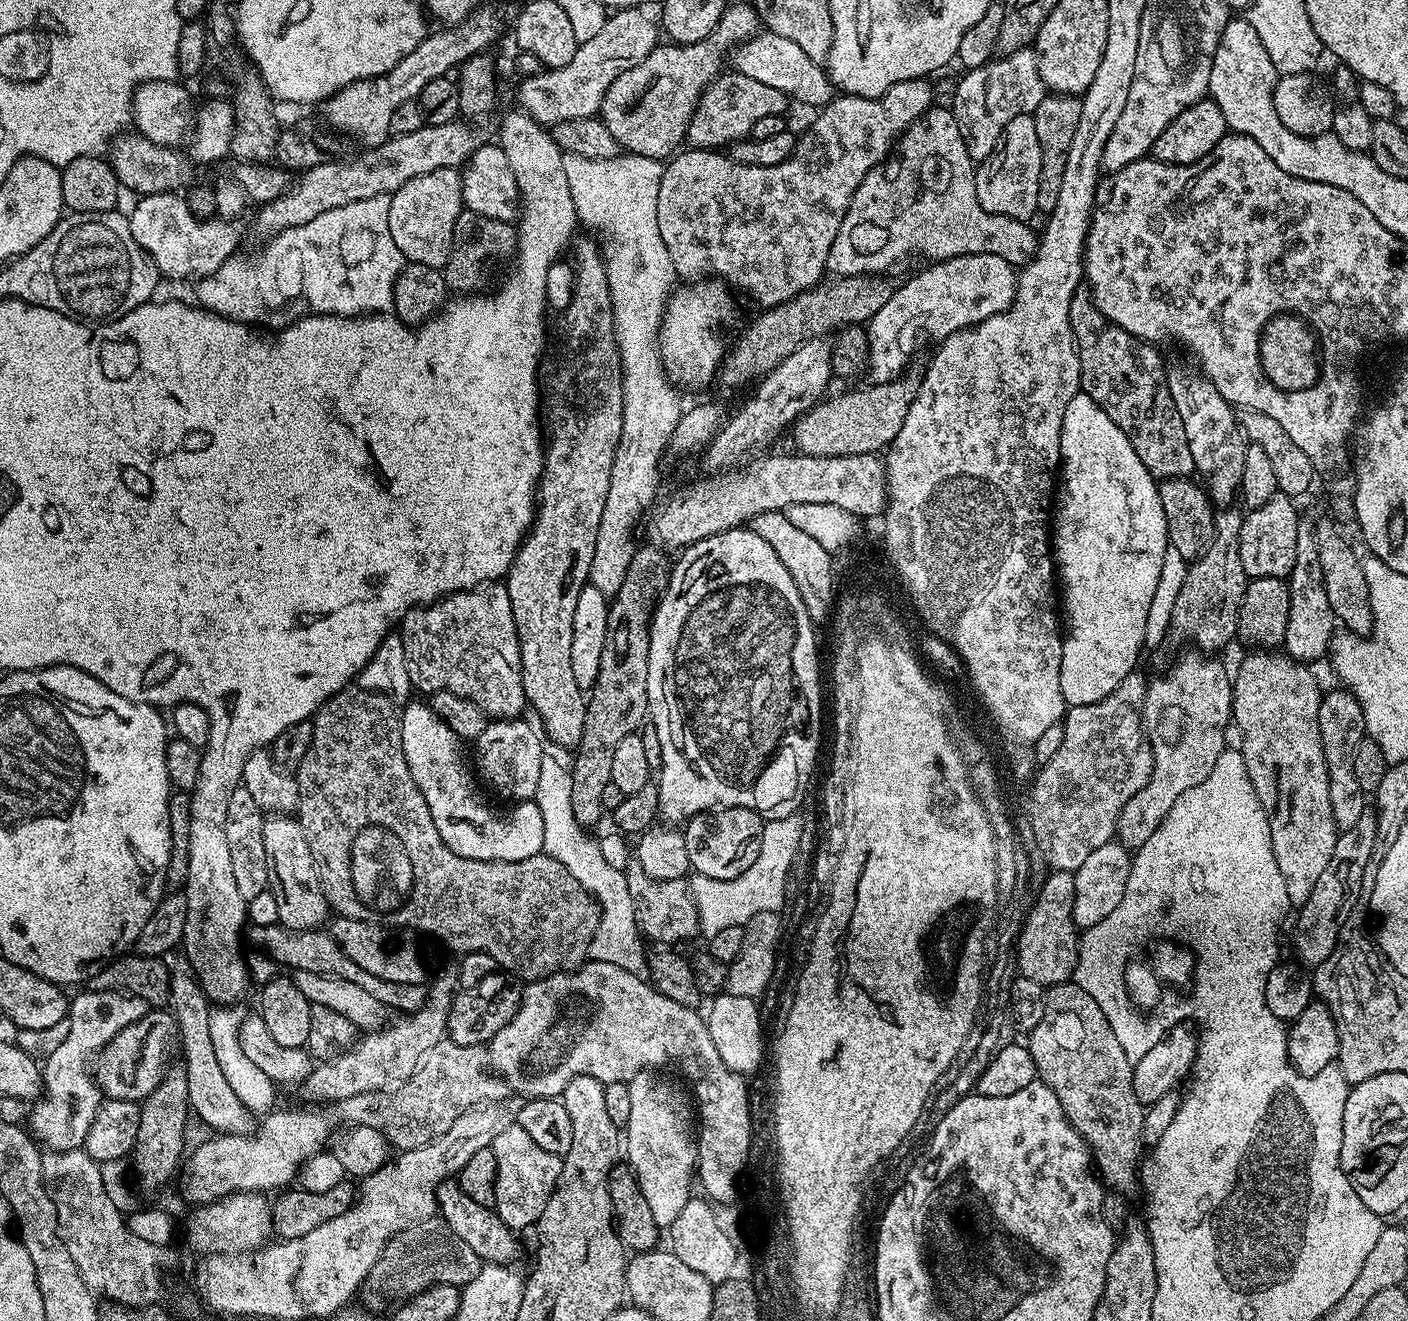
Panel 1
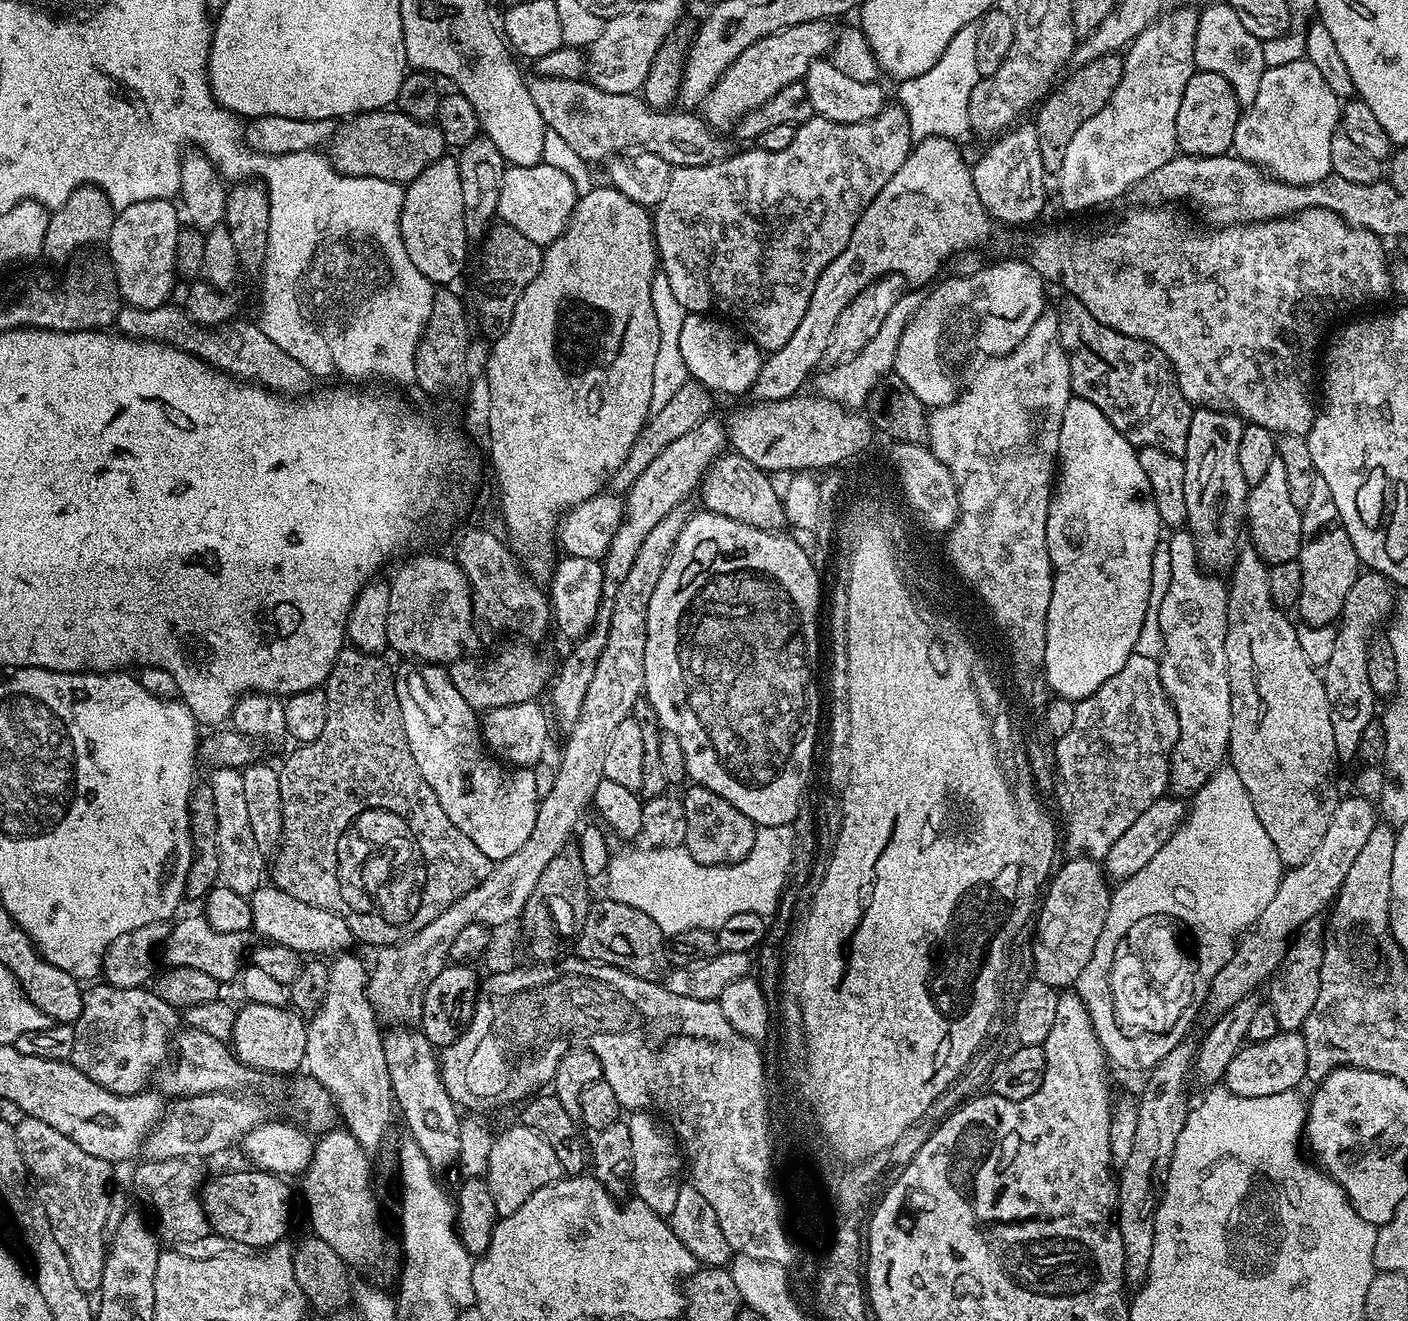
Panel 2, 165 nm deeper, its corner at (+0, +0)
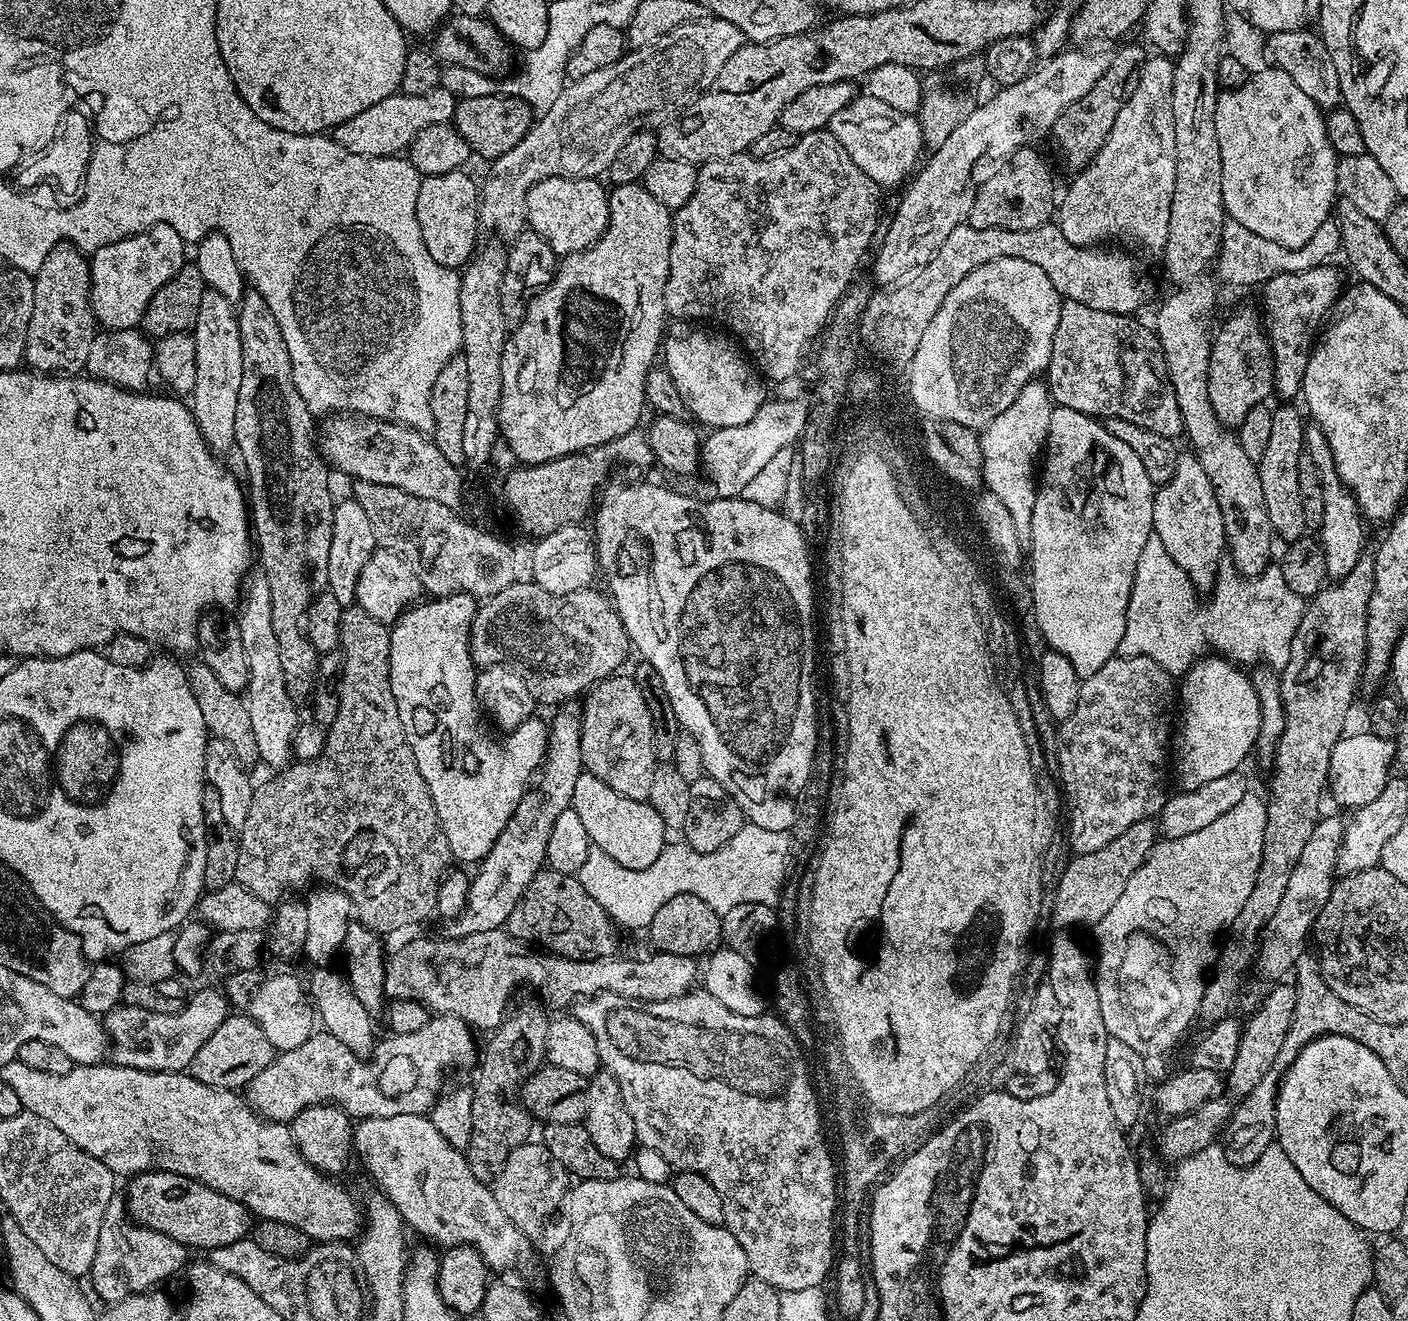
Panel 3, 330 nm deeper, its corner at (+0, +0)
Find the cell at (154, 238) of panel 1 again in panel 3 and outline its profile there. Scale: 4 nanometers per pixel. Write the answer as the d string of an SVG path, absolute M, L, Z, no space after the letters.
M155 224L133 236L122 238L118 242L110 242L98 251L91 253L92 266L92 313L96 316L97 325L105 329L134 328L143 321L146 306L150 306L150 298L174 278L174 274L186 262L184 256L186 242L169 224Z

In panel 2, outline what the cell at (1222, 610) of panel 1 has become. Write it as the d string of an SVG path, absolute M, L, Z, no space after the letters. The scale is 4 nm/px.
M1197 407L1190 418L1190 434L1186 434L1186 450L1182 457L1186 470L1186 482L1182 486L1182 491L1186 493L1186 530L1194 538L1201 564L1213 574L1224 574L1231 569L1241 543L1240 536L1242 540L1242 525L1246 520L1250 491L1238 463L1238 442L1242 438L1244 425L1245 421L1231 410Z

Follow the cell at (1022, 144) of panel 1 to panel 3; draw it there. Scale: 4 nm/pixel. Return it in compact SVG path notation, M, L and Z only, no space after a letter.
M1032 146L1019 148L997 172L990 174L990 178L980 184L968 215L969 224L975 228L1034 230L1053 219L1052 176L1036 150Z

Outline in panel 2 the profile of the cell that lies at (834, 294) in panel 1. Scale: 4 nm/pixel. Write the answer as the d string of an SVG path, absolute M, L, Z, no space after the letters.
M689 382L682 386L682 390L678 390L678 394L674 394L674 398L670 398L670 402L666 402L666 406L662 406L662 410L652 412L648 421L644 423L644 429L638 434L626 462L622 462L622 466L618 466L611 473L611 491L616 494L627 493L628 488L634 486L638 474L642 474L642 470L646 470L646 466L650 466L650 462L654 462L654 458L658 458L658 454L662 454L662 450L670 446L670 442L682 438L682 434L690 434L694 426L713 415L712 400L713 393L708 389L701 384Z

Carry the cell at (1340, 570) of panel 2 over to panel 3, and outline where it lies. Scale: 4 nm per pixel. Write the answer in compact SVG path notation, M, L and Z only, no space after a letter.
M1315 426L1305 427L1304 446L1306 455L1314 458L1314 466L1318 466L1318 478L1322 482L1322 499L1325 510L1322 512L1322 526L1318 530L1318 541L1325 552L1325 570L1332 578L1350 574L1359 562L1364 548L1365 521L1360 514L1360 507L1354 494L1340 480L1338 470L1334 466L1334 458L1330 454L1330 446L1326 442L1326 434Z

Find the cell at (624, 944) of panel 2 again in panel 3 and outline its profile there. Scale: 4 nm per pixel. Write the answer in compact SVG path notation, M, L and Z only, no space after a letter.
M549 867L540 871L530 886L526 886L518 906L514 906L510 914L506 931L509 937L517 941L529 940L532 943L529 945L539 946L551 955L565 956L571 960L597 960L600 956L614 956L620 944L616 937L618 925L609 916L607 907L594 902L573 873L556 872Z

